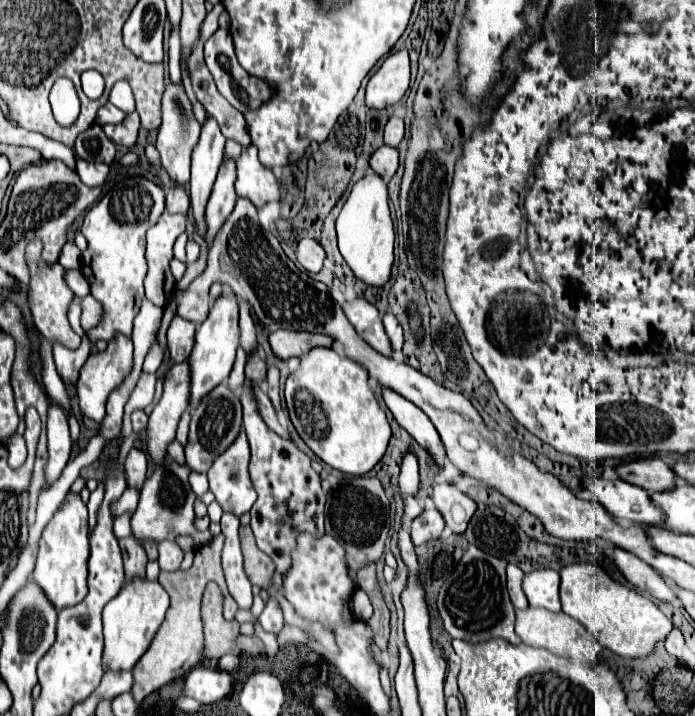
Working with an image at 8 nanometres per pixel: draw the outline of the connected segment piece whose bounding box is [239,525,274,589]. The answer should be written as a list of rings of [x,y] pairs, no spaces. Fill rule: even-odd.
[[[248,525],[244,527],[244,530],[239,528],[239,537],[241,539],[244,570],[246,575],[248,575],[248,579],[252,581],[253,585],[257,585],[262,589],[268,589],[270,583],[272,583],[272,575],[274,575],[272,559],[256,547],[252,529]]]

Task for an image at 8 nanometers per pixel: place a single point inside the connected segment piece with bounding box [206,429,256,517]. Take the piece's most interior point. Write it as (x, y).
(228, 477)

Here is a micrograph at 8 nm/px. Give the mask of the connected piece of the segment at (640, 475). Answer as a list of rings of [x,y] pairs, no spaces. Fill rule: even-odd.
[[[646,457],[646,459],[620,465],[618,473],[624,481],[638,485],[650,493],[674,489],[678,481],[678,475],[674,473],[674,469],[660,457]]]

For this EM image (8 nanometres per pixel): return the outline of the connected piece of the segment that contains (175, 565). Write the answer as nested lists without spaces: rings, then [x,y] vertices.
[[[160,541],[158,551],[160,551],[160,557],[158,557],[160,569],[164,569],[164,571],[176,571],[176,569],[180,569],[184,551],[178,547],[176,541]]]

